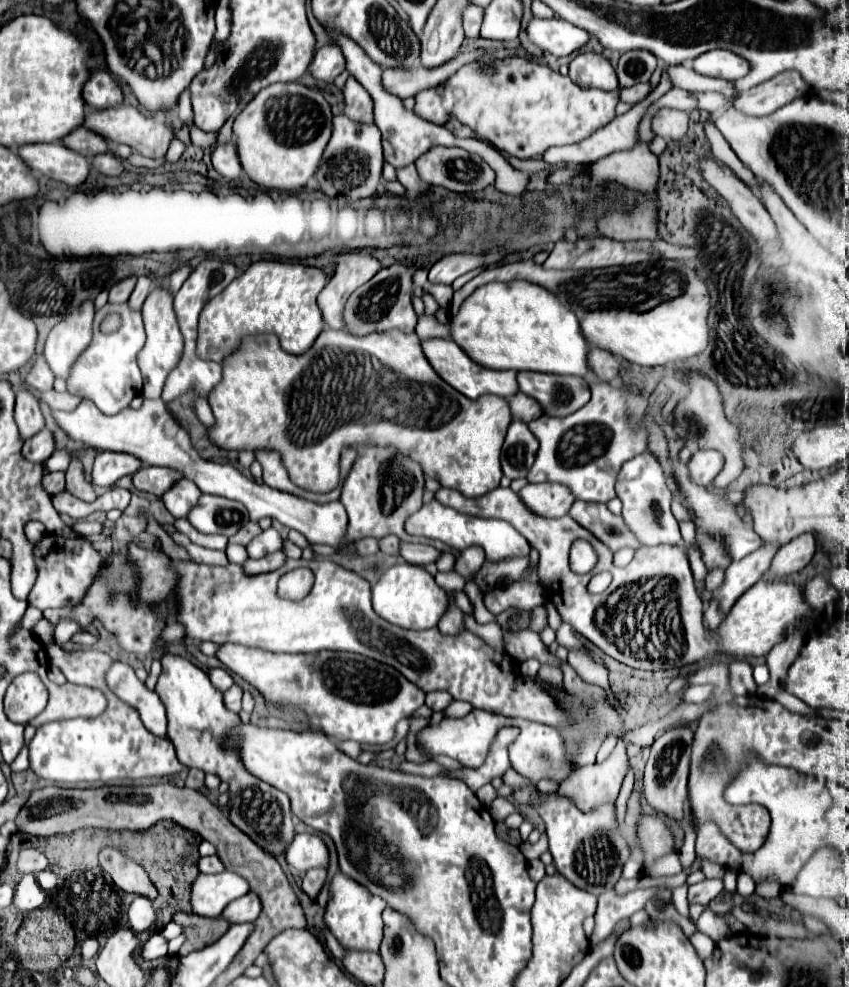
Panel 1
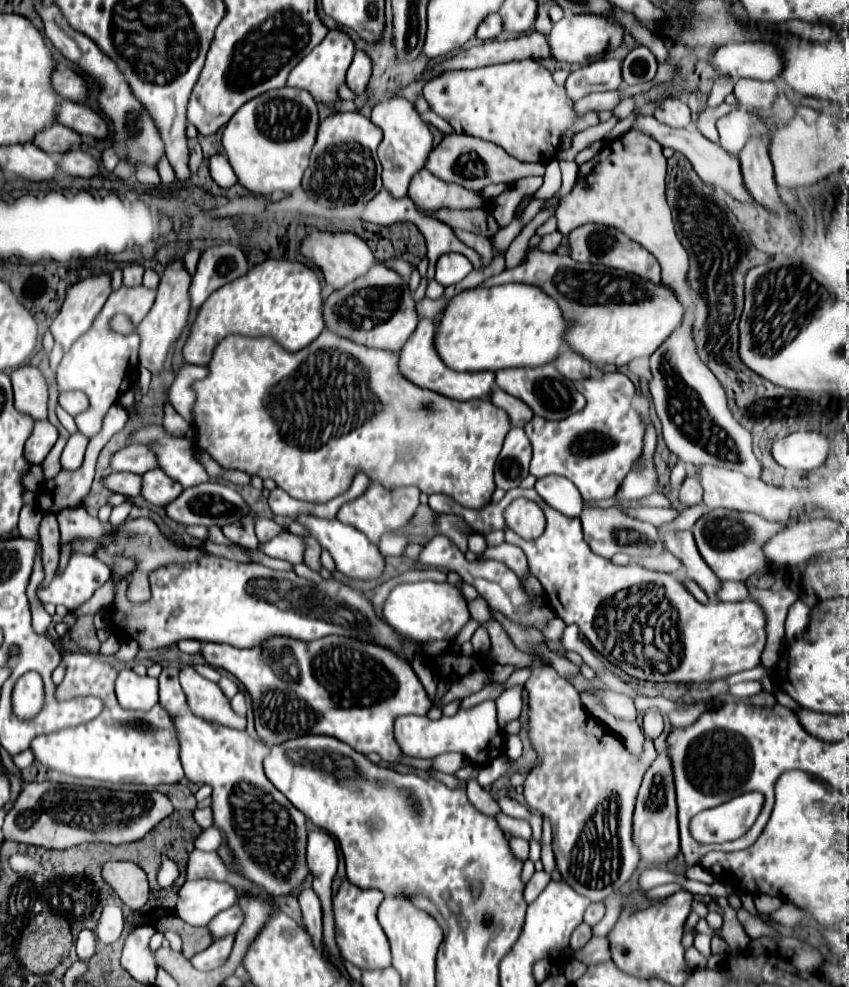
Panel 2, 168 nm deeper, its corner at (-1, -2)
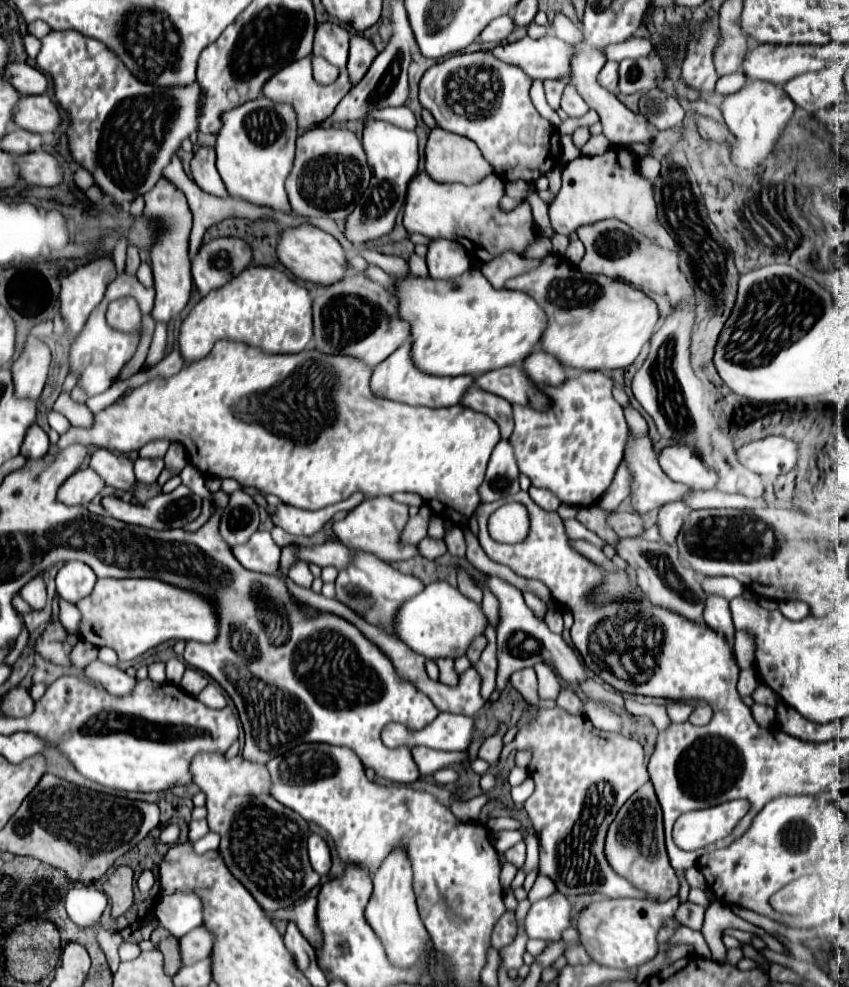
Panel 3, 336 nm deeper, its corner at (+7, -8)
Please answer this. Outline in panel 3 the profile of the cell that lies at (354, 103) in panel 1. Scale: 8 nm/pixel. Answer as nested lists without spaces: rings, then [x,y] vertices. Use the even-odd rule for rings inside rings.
[[[352,37],[350,39],[350,57],[348,57],[348,77],[350,77],[350,83],[356,85],[364,75],[366,71],[370,69],[374,57],[376,57],[376,49],[370,41],[366,41],[364,37]]]

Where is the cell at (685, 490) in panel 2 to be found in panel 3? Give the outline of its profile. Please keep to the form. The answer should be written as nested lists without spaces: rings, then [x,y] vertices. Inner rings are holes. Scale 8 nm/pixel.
[[[672,501],[672,503],[666,503],[662,509],[660,509],[660,515],[658,515],[658,527],[660,527],[660,535],[666,543],[674,543],[676,541],[676,535],[682,527],[682,521],[686,519],[686,513],[690,513],[690,507],[684,505],[682,501]]]

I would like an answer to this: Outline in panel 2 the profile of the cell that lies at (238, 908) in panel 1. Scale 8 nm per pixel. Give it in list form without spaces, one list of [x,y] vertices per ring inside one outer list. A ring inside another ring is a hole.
[[[234,905],[234,907],[218,913],[214,917],[214,921],[208,923],[208,929],[210,929],[210,933],[212,933],[214,939],[226,937],[226,935],[234,935],[238,931],[238,927],[242,925],[242,919],[244,919],[242,909],[238,905]]]

